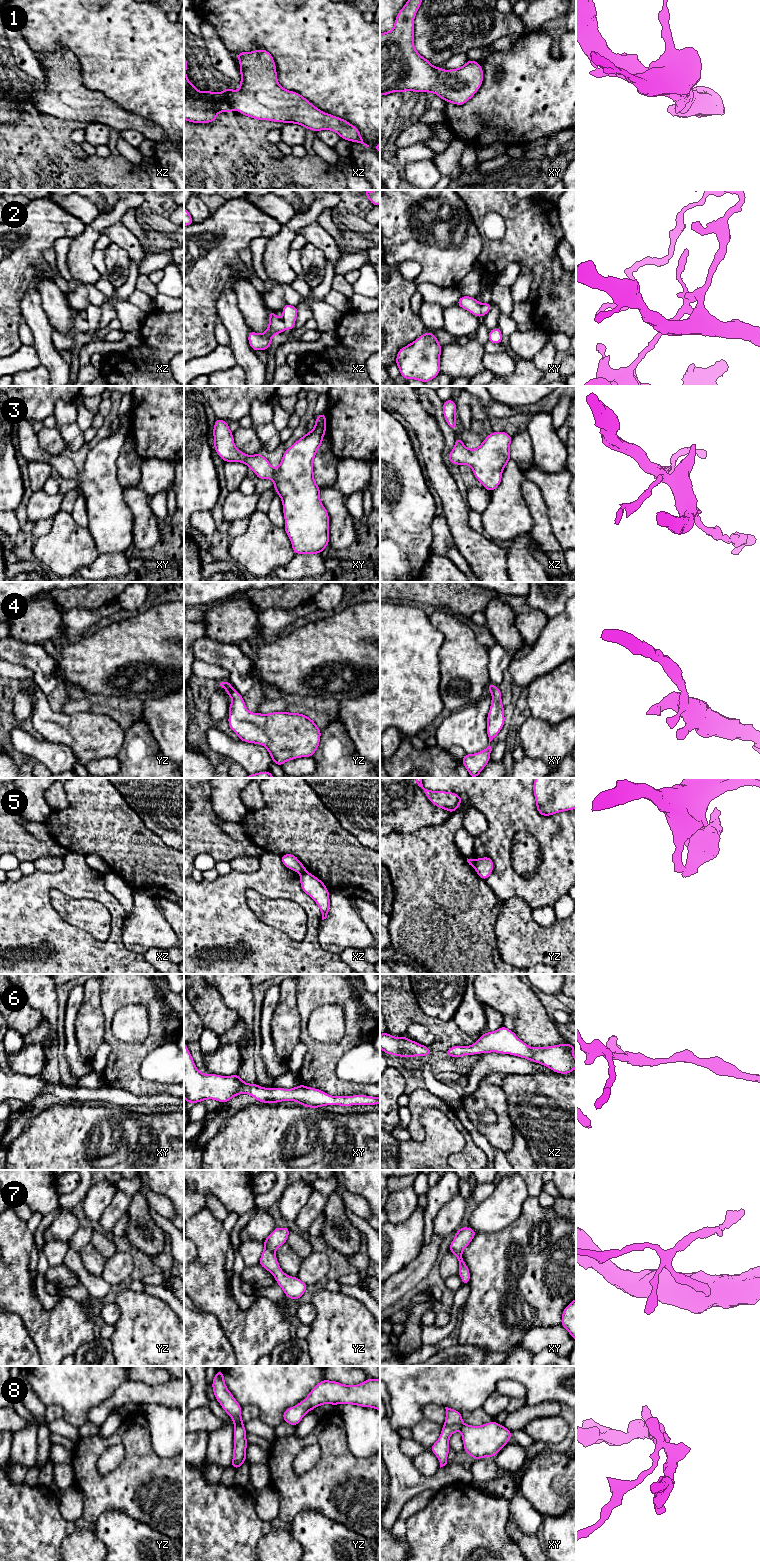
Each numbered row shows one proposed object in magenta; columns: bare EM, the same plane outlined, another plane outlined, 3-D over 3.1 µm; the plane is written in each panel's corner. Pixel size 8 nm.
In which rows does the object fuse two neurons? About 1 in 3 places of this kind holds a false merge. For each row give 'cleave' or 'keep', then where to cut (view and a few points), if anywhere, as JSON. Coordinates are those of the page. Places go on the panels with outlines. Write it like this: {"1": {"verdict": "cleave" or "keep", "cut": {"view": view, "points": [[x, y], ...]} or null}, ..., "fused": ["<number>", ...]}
{"1": {"verdict": "keep", "cut": null}, "2": {"verdict": "cleave", "cut": {"view": "xy", "points": [[479, 304], [480, 316]]}}, "3": {"verdict": "keep", "cut": null}, "4": {"verdict": "keep", "cut": null}, "5": {"verdict": "cleave", "cut": {"view": "xz", "points": [[306, 870], [301, 874]]}}, "6": {"verdict": "keep", "cut": null}, "7": {"verdict": "keep", "cut": null}, "8": {"verdict": "cleave", "cut": {"view": "xy", "points": [[444, 1423], [457, 1424], [461, 1428]]}}, "fused": ["2", "5", "8"]}

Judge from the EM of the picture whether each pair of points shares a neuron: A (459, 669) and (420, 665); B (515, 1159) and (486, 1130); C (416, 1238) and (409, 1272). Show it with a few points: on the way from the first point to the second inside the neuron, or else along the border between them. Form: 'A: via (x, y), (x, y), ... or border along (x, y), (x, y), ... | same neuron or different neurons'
A: border along (442, 644), (439, 650), (440, 683), (438, 691) | different neurons
B: border along (513, 1129), (513, 1145), (506, 1153) | different neurons
C: border along (423, 1247), (413, 1259), (394, 1274) | different neurons

